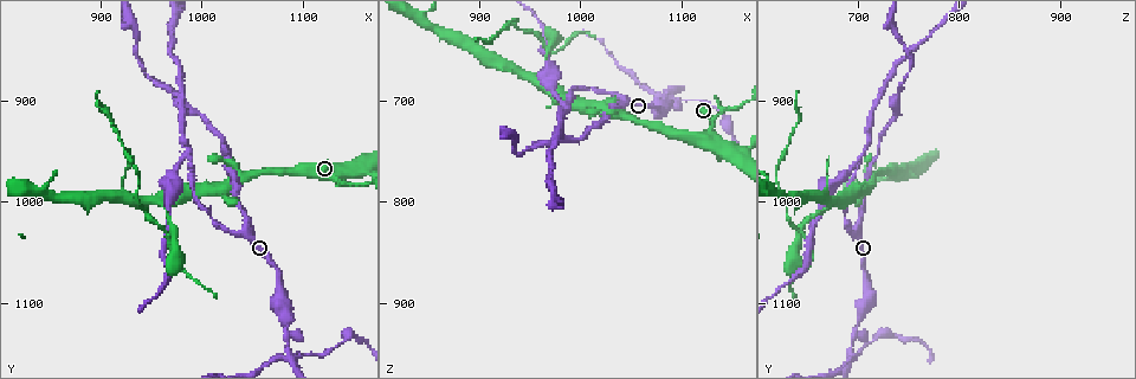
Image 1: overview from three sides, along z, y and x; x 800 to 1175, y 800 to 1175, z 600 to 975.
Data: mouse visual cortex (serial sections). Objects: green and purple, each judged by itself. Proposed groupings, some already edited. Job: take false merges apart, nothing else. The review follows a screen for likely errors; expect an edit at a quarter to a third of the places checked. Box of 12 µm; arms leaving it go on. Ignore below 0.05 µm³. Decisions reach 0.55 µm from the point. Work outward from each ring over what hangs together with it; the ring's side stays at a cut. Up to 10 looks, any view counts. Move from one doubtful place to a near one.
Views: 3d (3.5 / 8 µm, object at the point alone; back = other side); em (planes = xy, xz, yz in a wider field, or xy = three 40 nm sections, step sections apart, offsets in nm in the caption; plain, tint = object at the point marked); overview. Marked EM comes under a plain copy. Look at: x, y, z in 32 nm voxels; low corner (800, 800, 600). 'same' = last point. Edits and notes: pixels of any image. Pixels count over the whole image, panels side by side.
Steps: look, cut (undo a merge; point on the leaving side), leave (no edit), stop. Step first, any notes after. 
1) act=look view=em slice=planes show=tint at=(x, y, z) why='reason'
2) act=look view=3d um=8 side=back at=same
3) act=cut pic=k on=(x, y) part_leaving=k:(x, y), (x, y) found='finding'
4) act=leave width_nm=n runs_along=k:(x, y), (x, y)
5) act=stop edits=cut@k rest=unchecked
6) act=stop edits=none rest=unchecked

act=look view=3d um=3.5 at=(990, 958, 704) why='abrupt turn'

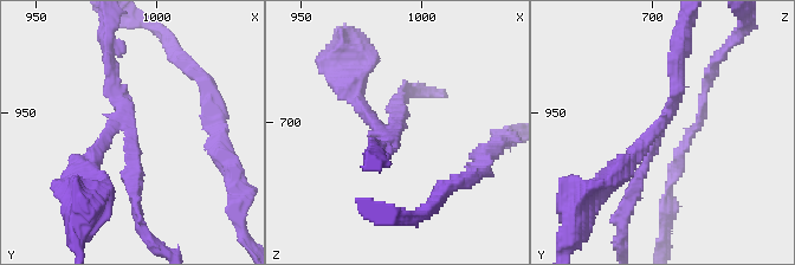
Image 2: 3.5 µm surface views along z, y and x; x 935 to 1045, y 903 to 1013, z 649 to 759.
act=look view=em slice=xy step=3 show=tint at=(990, 960, 702) why='need the tissue'

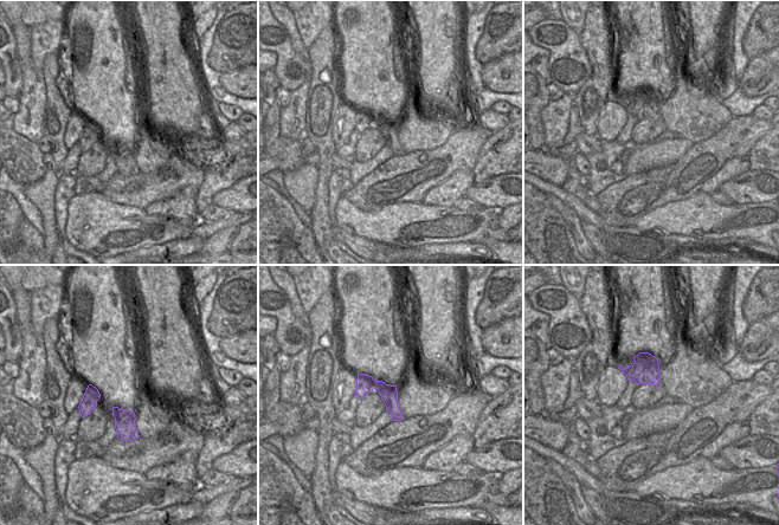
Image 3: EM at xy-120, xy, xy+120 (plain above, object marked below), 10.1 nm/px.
act=cut pic=2 on=(639, 150) arm_widths_nm=200,200,200 found='a second cell is stuck on'

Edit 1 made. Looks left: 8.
act=look view=overview

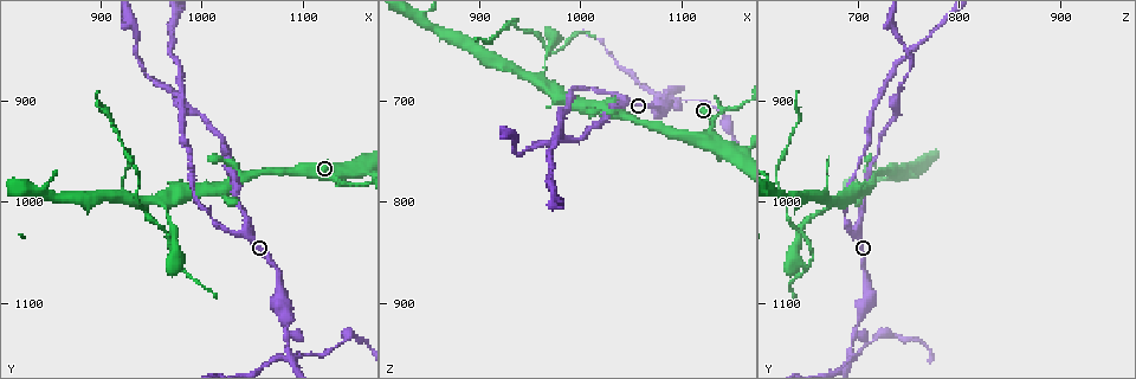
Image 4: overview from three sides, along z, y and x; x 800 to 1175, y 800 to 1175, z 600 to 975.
act=look view=3d um=8 at=(1128, 972, 742) why='three-way junction'

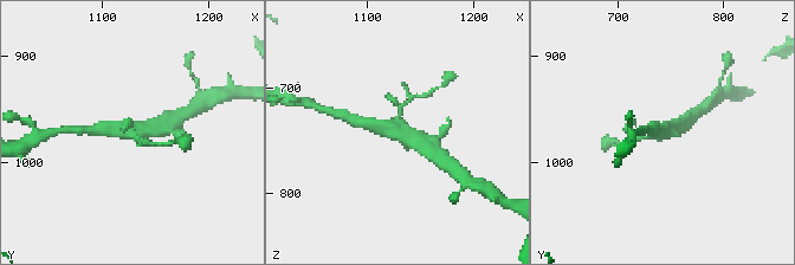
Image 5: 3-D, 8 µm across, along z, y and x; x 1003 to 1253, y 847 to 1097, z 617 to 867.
act=look view=em slice=xy step=2 show=tint at=(1130, 972, 742) arms=3 arm_widths_nm=150,400,500 why='need the tissue'

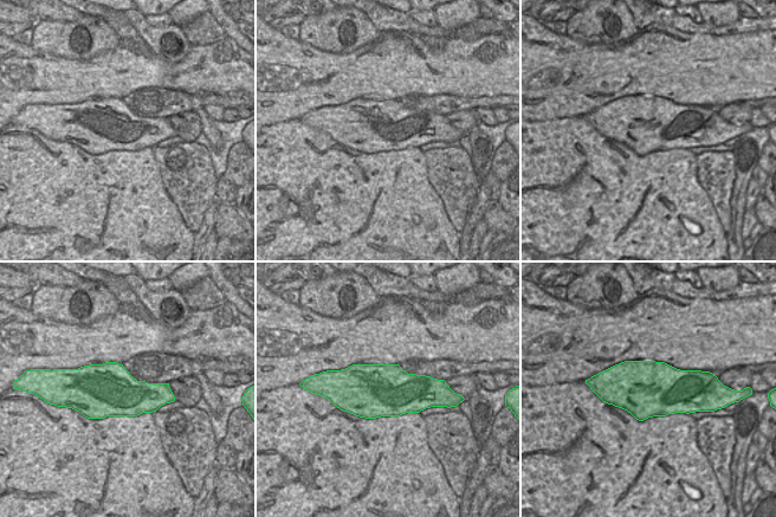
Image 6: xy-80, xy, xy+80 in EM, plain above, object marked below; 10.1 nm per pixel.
act=leave runs_along=5:(399, 107), (400, 134), (425, 148) found='continuous, no second cell'

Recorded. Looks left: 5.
act=look view=3d um=3.5 at=(1088, 1154, 694) why='narrows sharply'

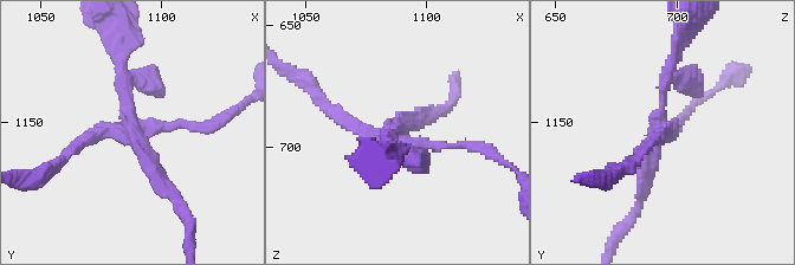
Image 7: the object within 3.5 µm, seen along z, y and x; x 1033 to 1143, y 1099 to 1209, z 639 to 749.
act=look view=em slice=xy step=3 show=tint at=(1088, 1152, 695) arms=4 arm_widths_nm=100,150,150,150

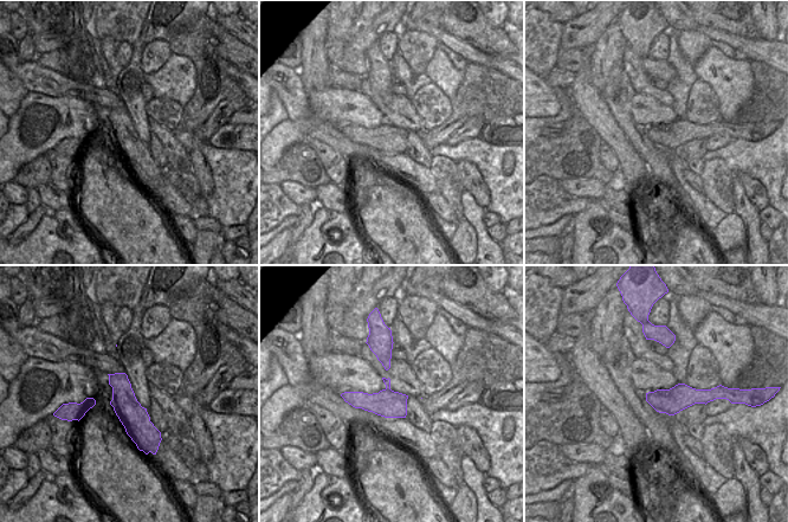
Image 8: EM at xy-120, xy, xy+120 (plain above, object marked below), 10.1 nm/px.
act=cut pic=7 on=(347, 124) part_leaving=7:(399, 136), (479, 146), (508, 163) found='two cells meet here'

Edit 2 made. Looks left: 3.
act=stop edits=cut@2,cut@7 rest=unchecked

